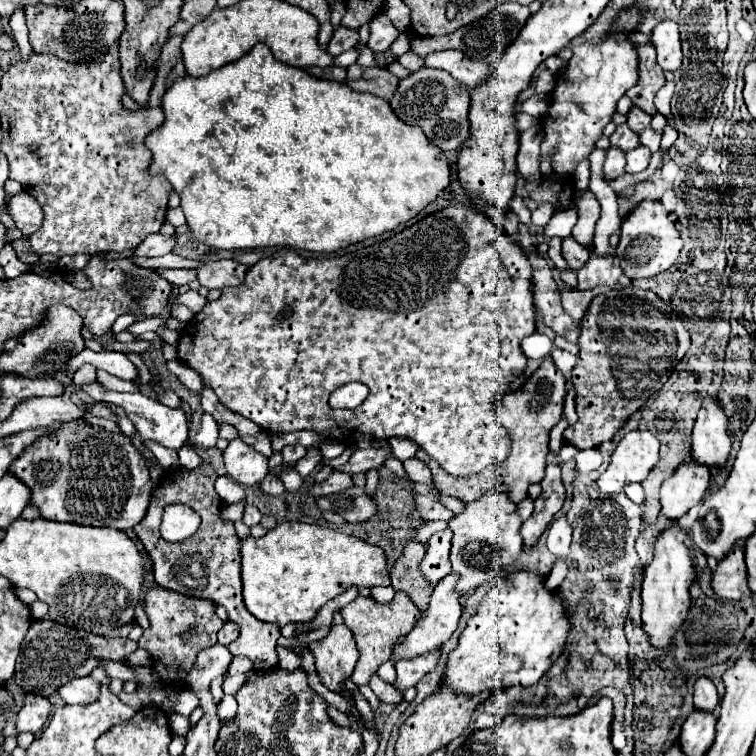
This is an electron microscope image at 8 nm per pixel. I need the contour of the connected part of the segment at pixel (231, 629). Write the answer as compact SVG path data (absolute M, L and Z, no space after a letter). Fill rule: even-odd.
M226 622L226 624L222 626L222 630L218 632L218 642L224 644L224 646L228 646L230 642L234 642L234 640L238 638L238 634L240 634L238 624L234 624L234 622Z

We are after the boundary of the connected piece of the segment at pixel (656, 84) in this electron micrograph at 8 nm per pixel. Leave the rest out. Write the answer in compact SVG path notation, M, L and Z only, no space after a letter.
M640 44L636 52L640 56L640 80L632 90L626 92L626 96L644 112L654 114L654 96L662 88L662 84L666 84L666 78L656 62L656 50L652 44Z

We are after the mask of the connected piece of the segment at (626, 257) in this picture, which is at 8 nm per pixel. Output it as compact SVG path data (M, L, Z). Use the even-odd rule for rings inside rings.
M642 200L622 224L616 254L622 272L632 280L636 280L636 278L650 278L668 270L678 260L682 246L684 246L682 236L676 230L670 212L658 200Z

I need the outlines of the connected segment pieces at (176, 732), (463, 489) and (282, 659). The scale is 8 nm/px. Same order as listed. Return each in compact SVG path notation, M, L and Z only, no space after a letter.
M170 714L170 732L172 736L184 736L188 730L190 730L190 722L186 716L180 716L180 714Z
M544 358L542 366L532 374L532 378L518 392L508 392L496 406L498 420L508 428L510 438L512 438L512 450L504 462L494 464L494 466L482 470L480 474L456 478L456 476L448 474L446 470L442 470L438 466L438 462L432 462L432 458L428 454L424 454L424 450L420 450L420 448L416 452L416 458L430 466L434 484L438 486L438 490L442 494L454 496L462 502L472 502L472 500L478 500L480 496L484 496L494 486L506 486L506 490L510 492L510 500L514 500L518 504L528 496L528 486L534 482L540 482L544 478L546 456L548 456L548 436L550 436L550 430L562 418L564 396L566 396L564 374L556 368L556 364L550 358Z
M277 646L276 651L278 653L278 665L280 667L293 671L302 666L299 656L294 654L292 649Z

